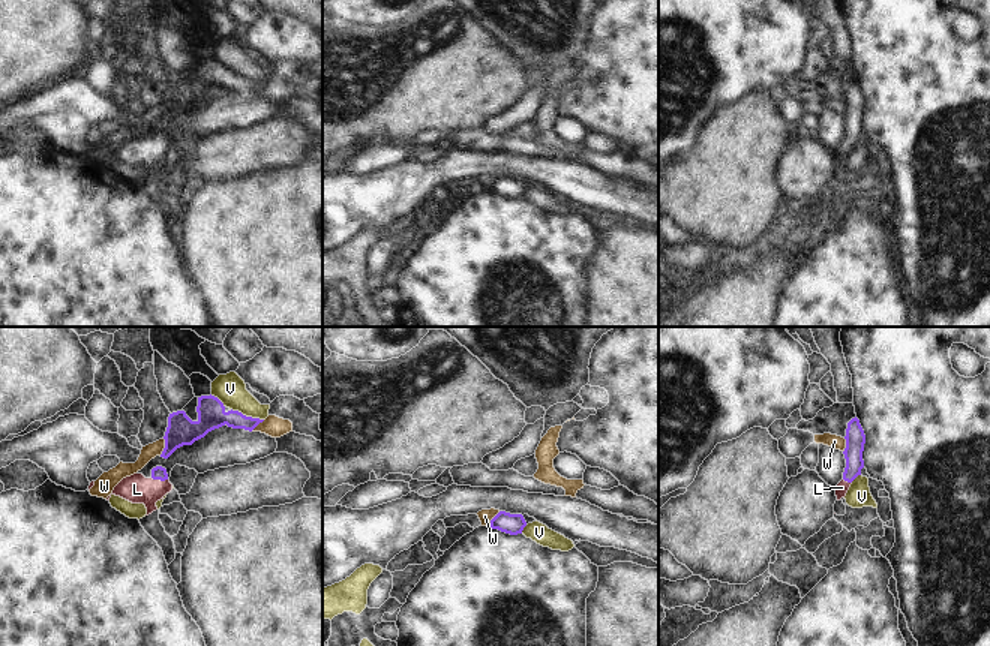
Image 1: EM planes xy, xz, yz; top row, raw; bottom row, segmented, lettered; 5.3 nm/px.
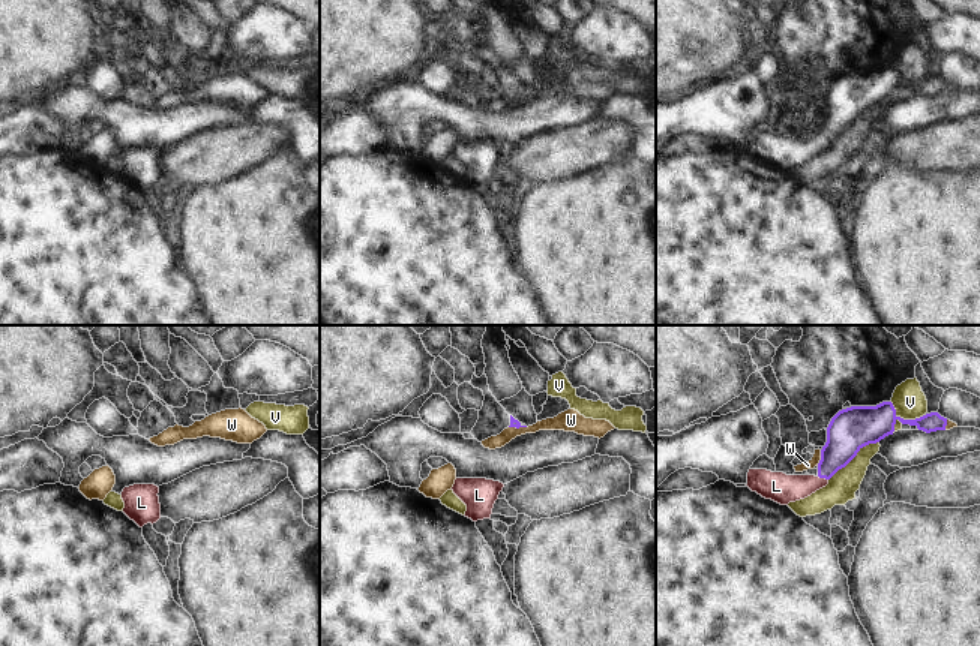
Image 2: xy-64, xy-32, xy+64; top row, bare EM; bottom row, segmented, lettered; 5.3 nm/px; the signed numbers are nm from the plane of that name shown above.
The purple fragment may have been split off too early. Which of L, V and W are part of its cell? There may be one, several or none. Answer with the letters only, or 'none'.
L

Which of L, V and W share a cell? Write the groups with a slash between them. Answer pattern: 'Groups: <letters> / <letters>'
Groups: L / V / W

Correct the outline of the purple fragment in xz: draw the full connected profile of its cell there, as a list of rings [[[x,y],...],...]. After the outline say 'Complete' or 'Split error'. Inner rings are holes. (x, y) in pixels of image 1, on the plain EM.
[[[500,175],[488,189],[492,193],[498,193],[501,196],[518,199],[522,198],[526,186],[522,178],[510,178],[506,175]]]. Complete

